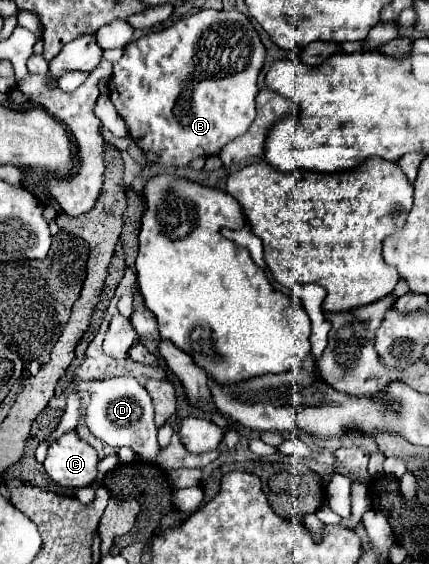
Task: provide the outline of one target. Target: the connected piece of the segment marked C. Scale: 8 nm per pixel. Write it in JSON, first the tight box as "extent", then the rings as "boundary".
{"extent":[43,431,97,487],"boundary":[[[67,431],[51,443],[43,465],[61,487],[89,487],[97,477],[97,461],[97,451],[81,441],[77,431]]]}

